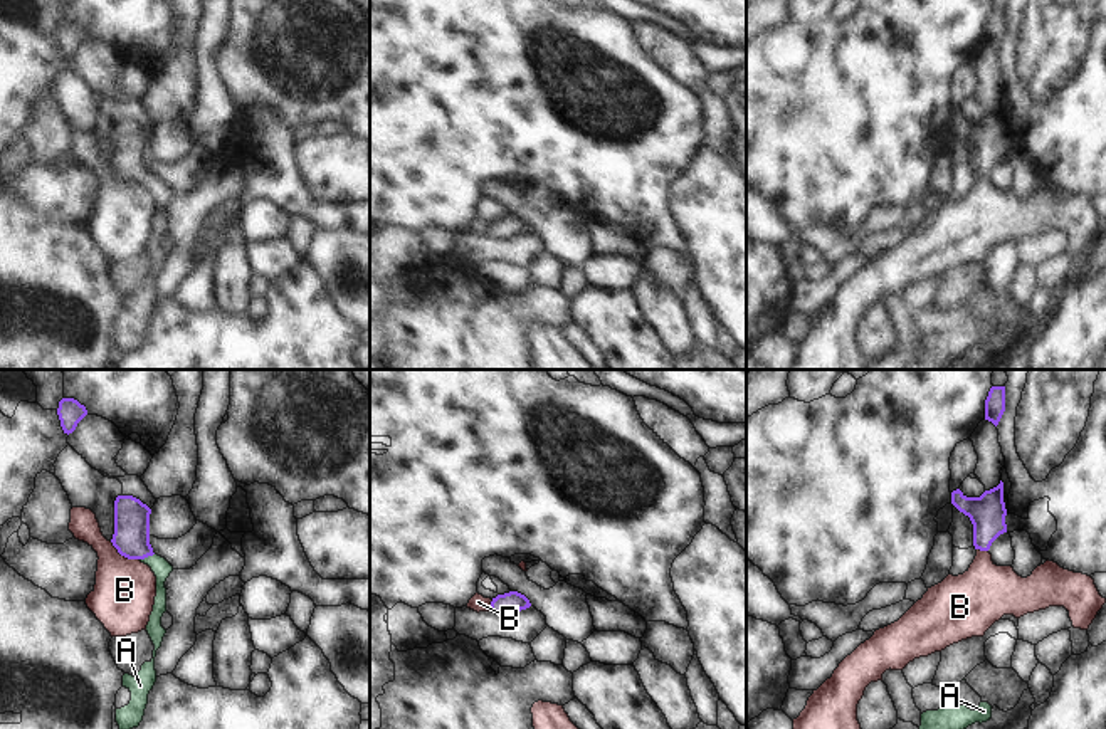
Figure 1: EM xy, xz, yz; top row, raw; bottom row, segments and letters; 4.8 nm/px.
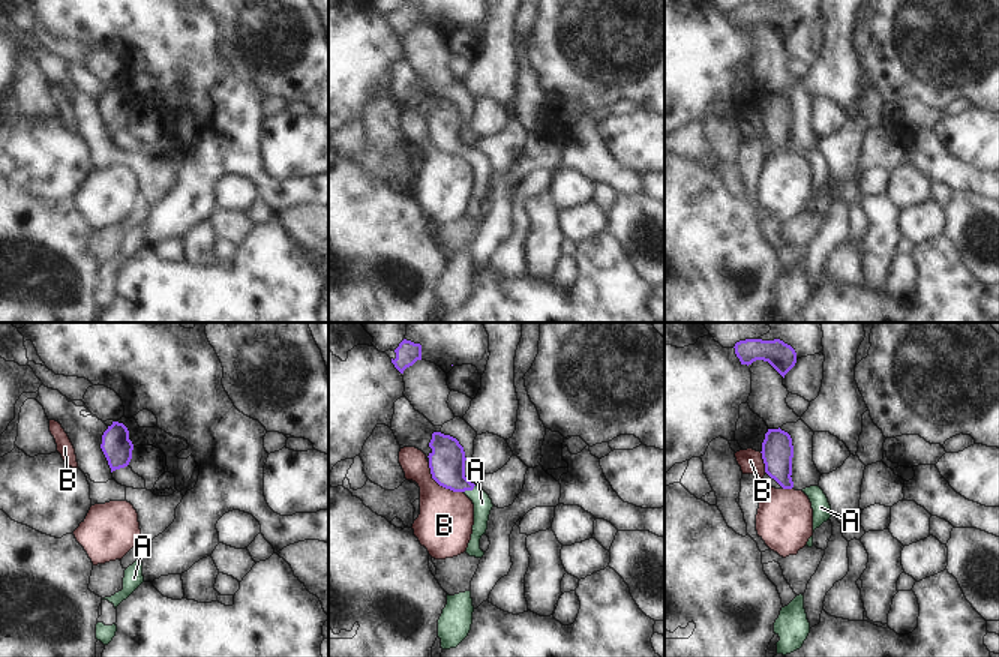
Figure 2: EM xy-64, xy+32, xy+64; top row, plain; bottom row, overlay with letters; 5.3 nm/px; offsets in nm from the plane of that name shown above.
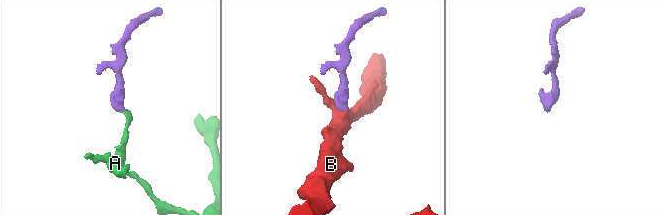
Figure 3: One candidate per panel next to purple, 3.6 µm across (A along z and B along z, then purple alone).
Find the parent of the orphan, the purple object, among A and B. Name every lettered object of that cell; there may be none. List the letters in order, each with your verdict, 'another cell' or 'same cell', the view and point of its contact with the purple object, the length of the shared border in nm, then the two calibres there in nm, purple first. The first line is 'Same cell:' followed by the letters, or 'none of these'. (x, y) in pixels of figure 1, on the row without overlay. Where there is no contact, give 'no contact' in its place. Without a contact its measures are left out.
Same cell: A
A: same cell; contact xy (147, 180); length 80 nm; calibres 180 and 90 nm
B: another cell; contact xy (123, 178); length 170 nm; calibres 180 and 300 nm

